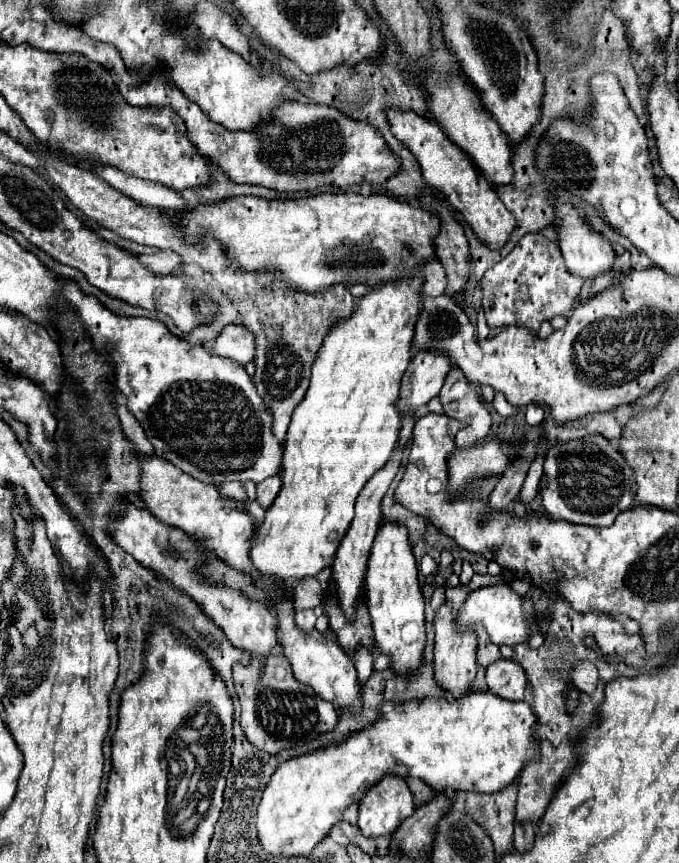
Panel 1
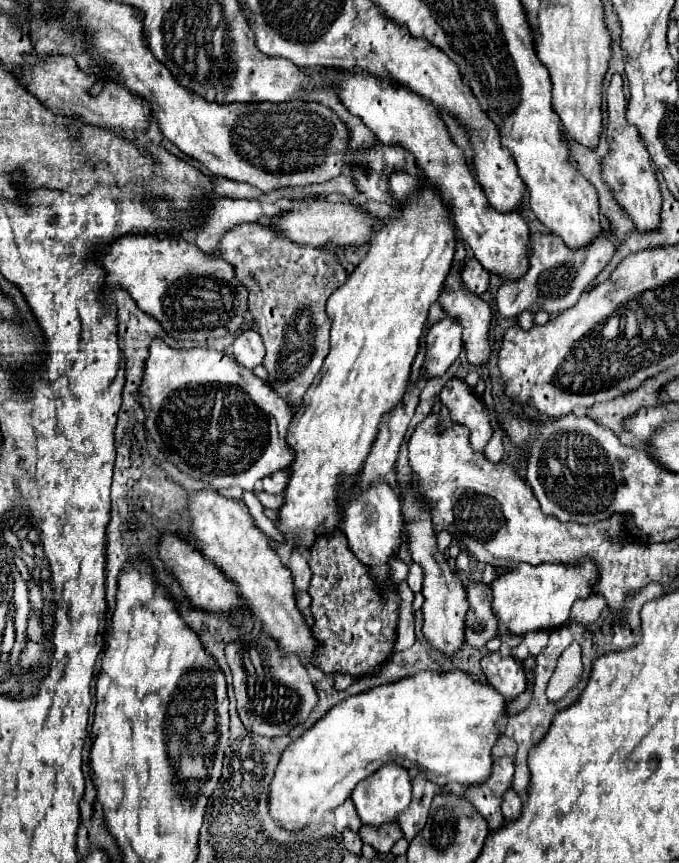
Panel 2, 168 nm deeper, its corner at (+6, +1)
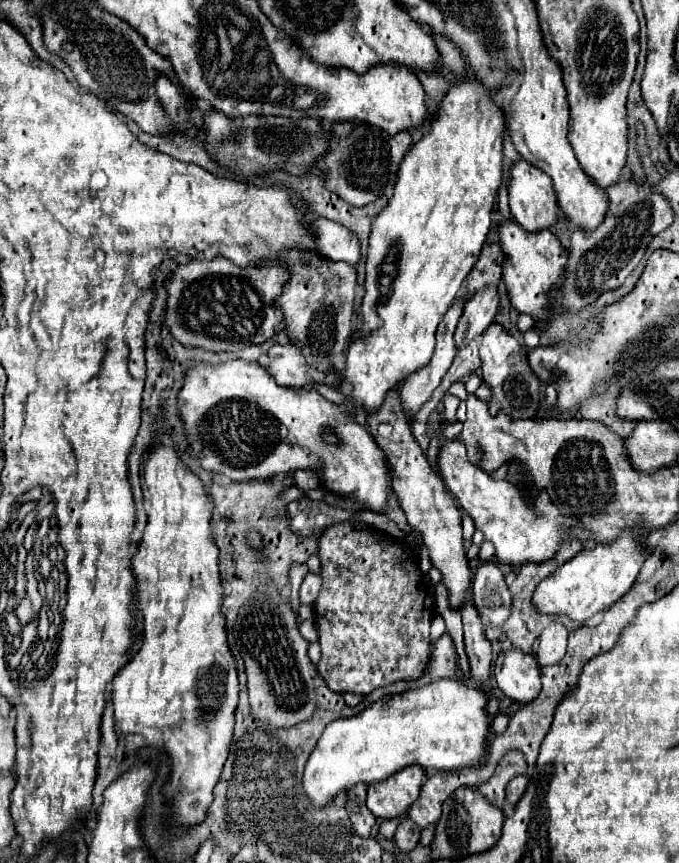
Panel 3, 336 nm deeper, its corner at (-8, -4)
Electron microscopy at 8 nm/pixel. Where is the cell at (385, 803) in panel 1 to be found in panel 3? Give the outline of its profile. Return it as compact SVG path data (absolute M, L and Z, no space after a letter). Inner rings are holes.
M411 765L403 769L403 773L395 773L395 777L371 785L371 789L367 789L369 811L377 819L405 817L419 797L423 775L425 771L419 769L419 765Z

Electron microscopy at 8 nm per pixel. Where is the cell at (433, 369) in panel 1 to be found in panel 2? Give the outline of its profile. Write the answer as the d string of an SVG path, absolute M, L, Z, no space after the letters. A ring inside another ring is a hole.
M451 316L437 322L427 334L427 356L425 356L425 370L427 378L443 376L447 368L455 362L455 358L463 350L461 340L461 324L451 320Z

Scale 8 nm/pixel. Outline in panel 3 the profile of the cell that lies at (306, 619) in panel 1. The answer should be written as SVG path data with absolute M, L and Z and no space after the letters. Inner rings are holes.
M307 573L305 581L301 583L301 589L299 589L301 603L303 605L313 605L317 595L319 595L319 589L321 589L321 577L313 575L313 573Z

